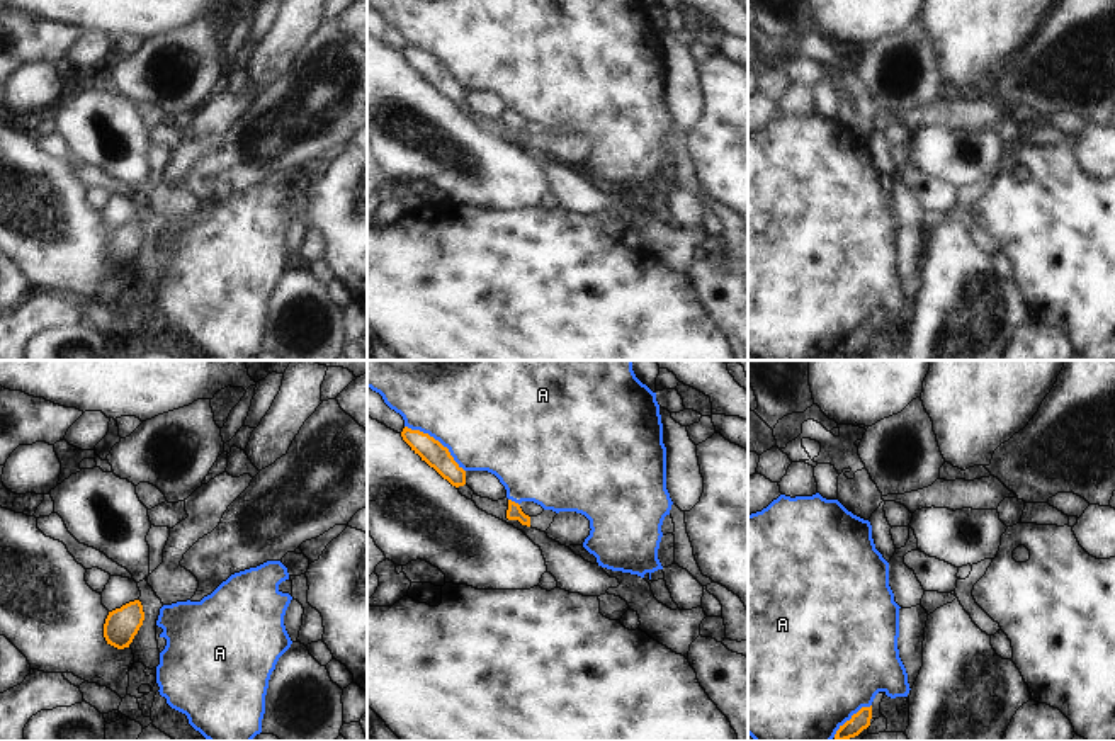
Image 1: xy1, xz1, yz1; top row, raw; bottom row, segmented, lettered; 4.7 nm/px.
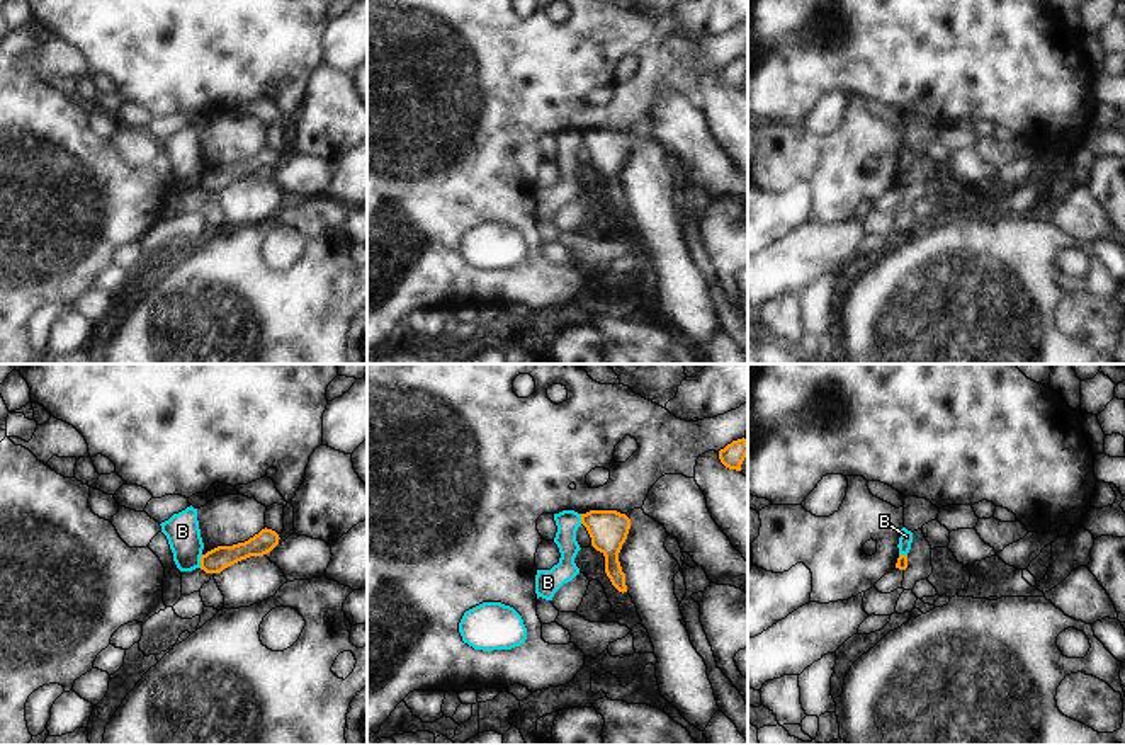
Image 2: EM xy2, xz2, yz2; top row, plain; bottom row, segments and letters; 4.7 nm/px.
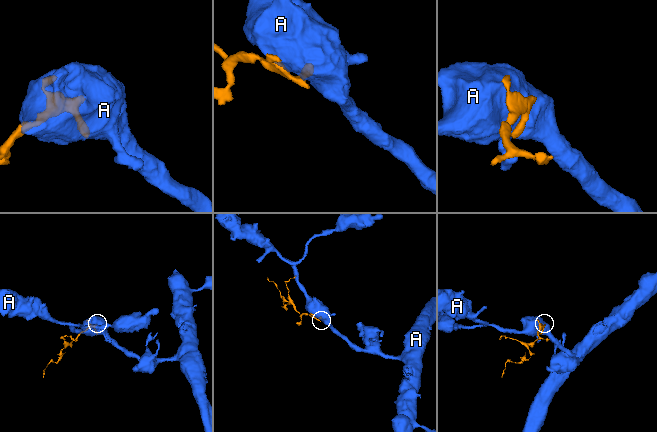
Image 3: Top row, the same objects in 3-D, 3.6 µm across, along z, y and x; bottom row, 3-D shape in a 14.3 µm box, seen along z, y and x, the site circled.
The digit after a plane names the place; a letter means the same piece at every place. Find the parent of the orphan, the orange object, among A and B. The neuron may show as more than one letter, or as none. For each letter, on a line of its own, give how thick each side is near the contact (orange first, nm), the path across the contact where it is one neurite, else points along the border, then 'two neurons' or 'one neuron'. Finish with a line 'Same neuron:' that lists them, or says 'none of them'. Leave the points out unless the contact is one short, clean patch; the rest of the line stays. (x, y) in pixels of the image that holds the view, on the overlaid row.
A: 120 nm thick on the orange side, 500 nm on the other; two neurons
B: 110 nm thick on the orange side, 160 nm on the other; border along xy2 (203, 555), (199, 567); two neurons
Same neuron: none of them

